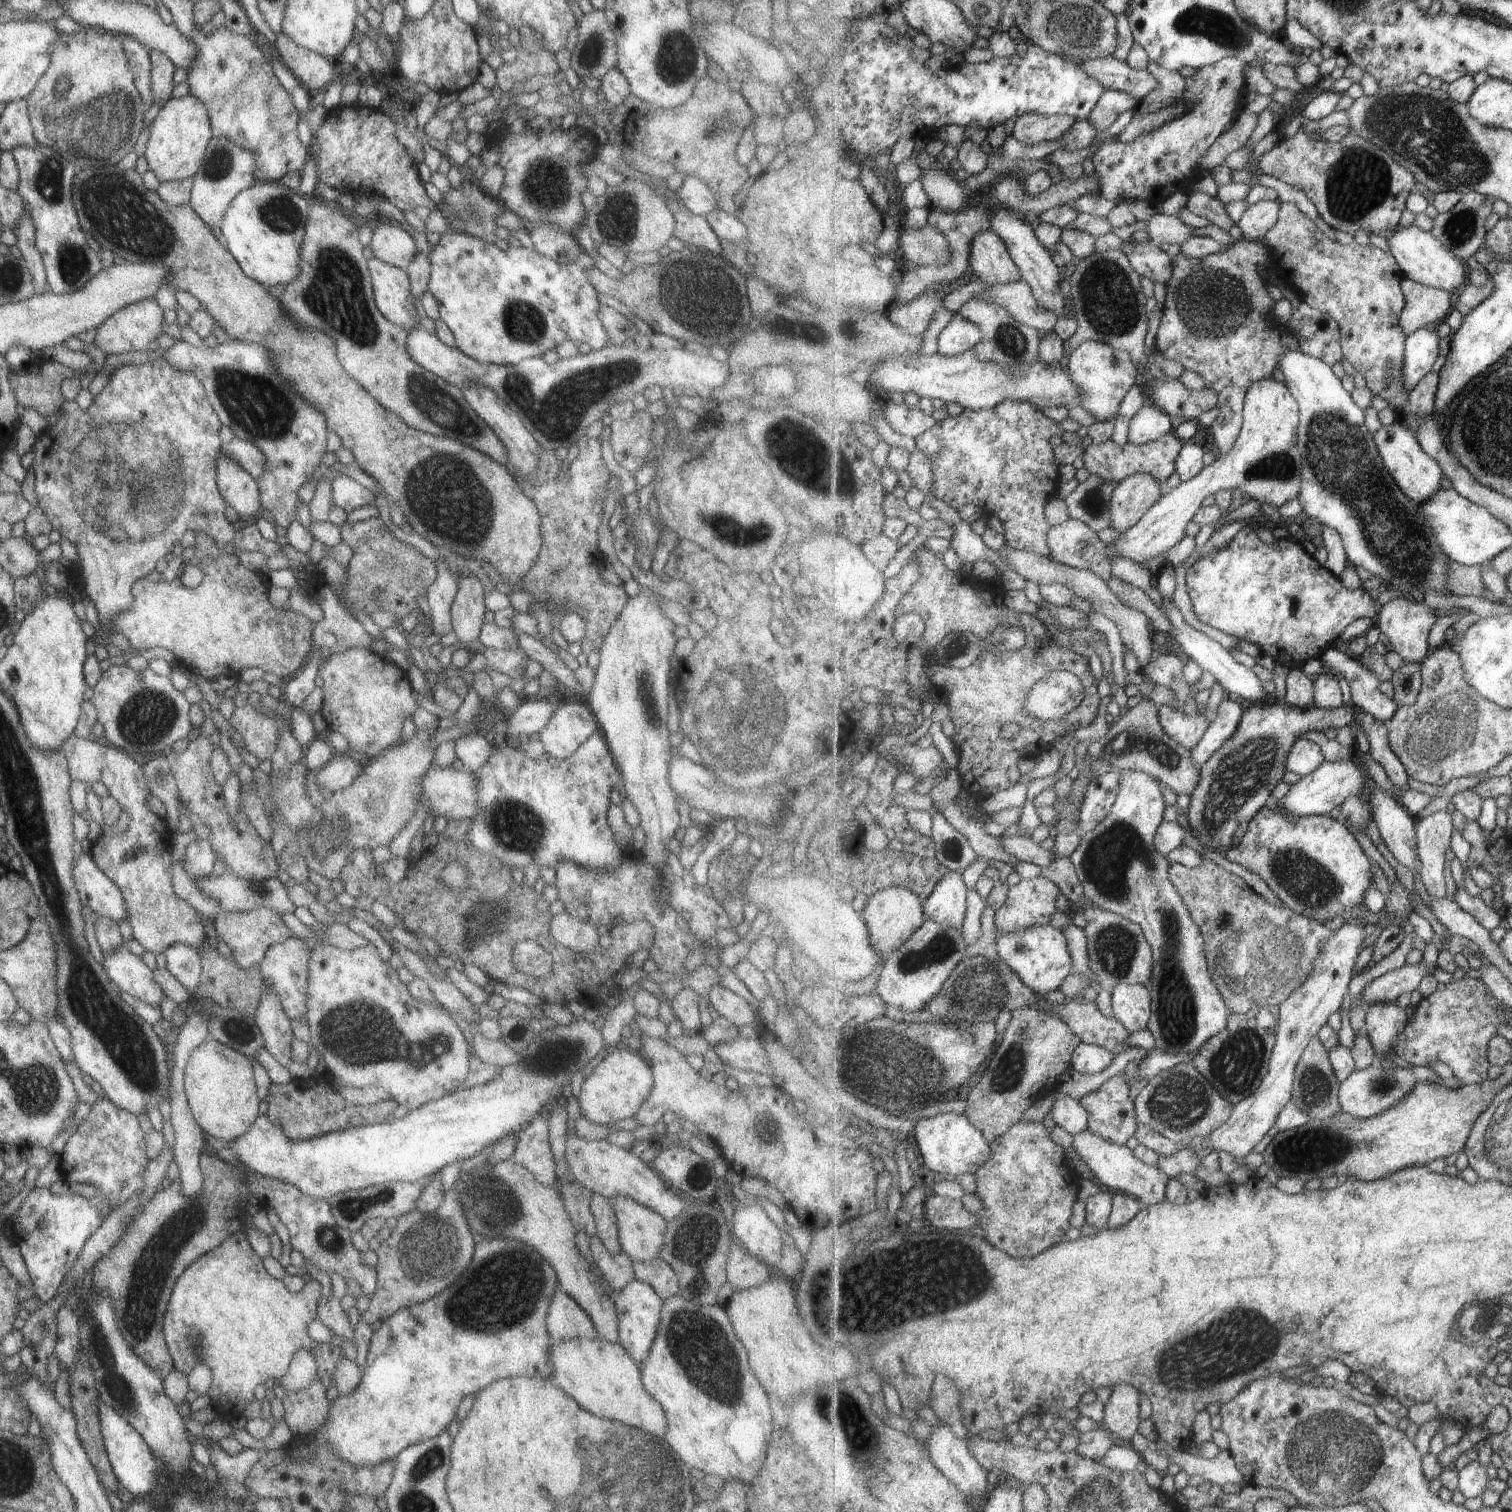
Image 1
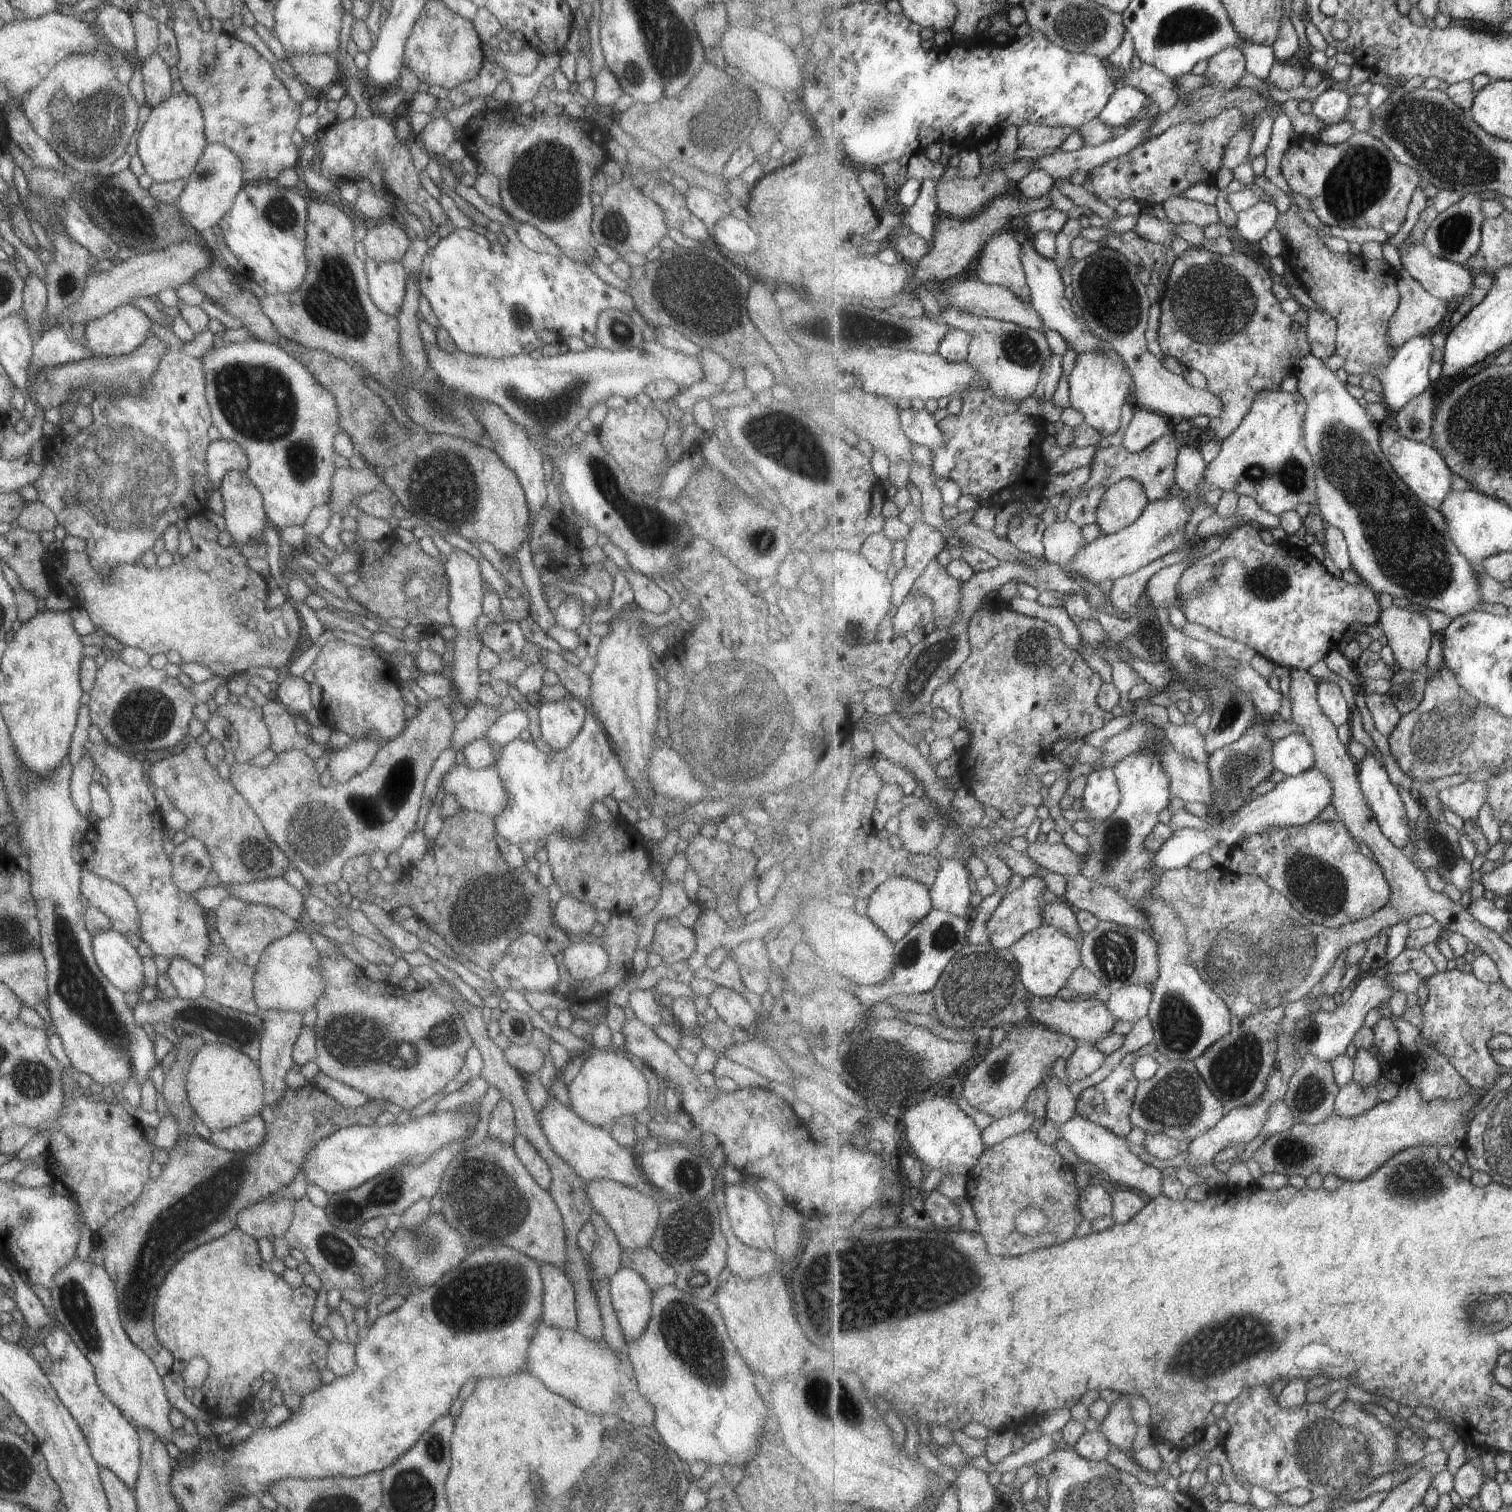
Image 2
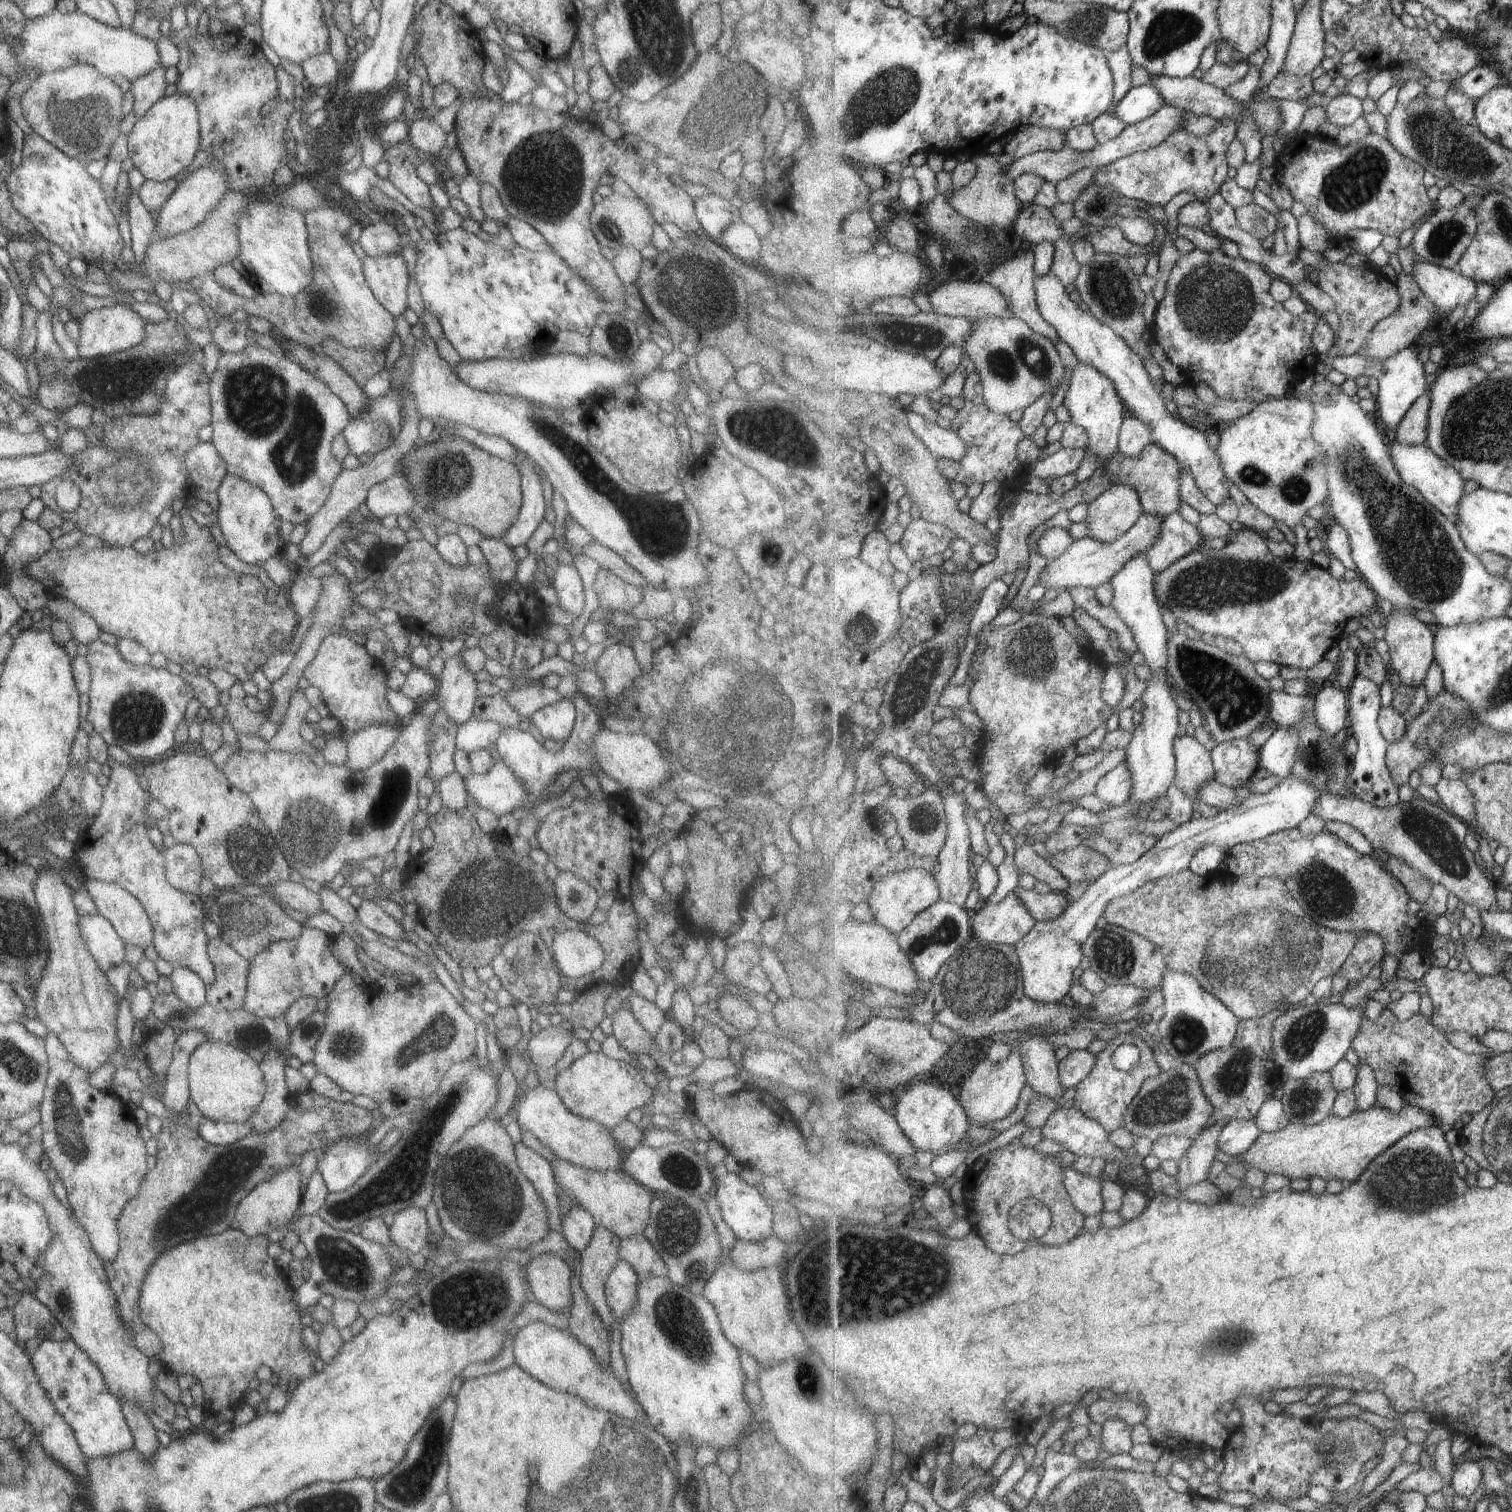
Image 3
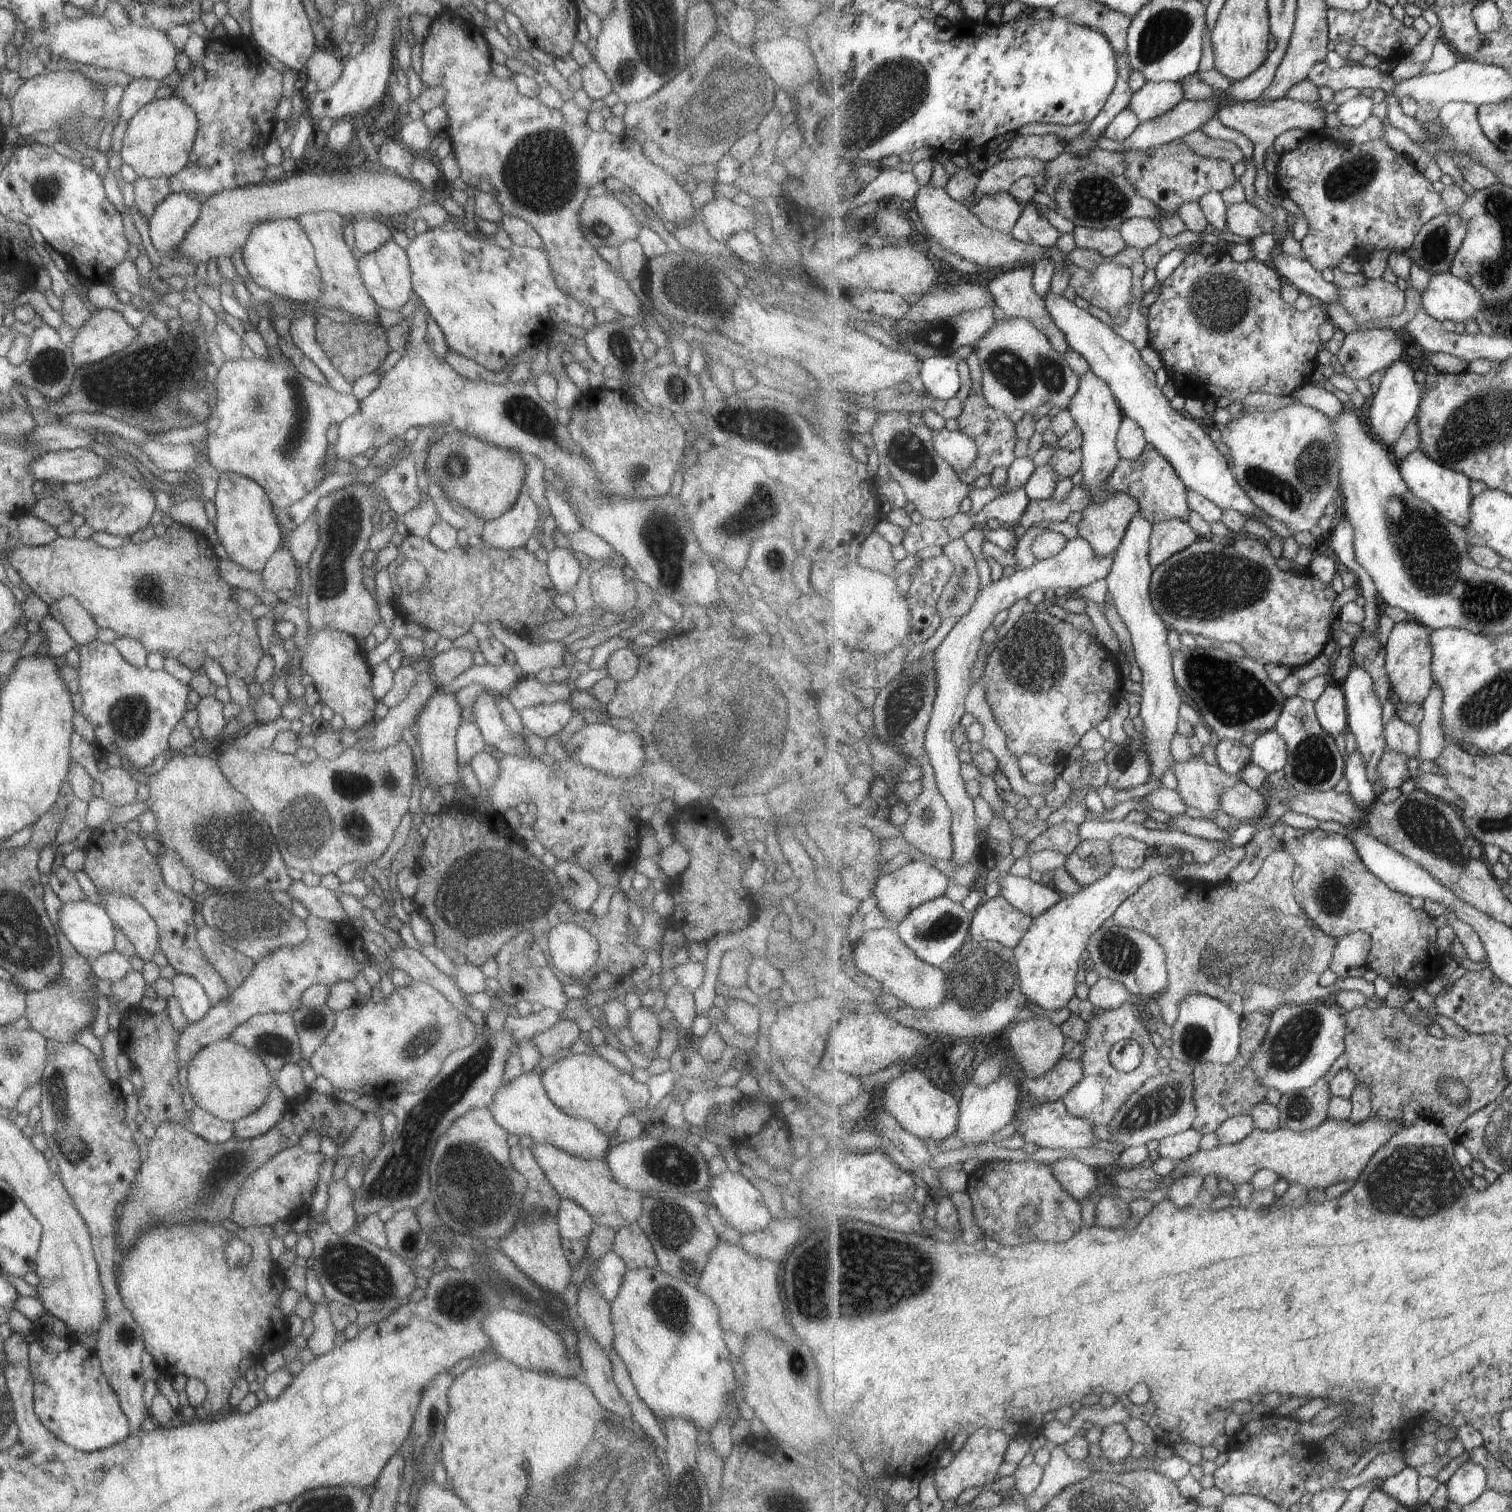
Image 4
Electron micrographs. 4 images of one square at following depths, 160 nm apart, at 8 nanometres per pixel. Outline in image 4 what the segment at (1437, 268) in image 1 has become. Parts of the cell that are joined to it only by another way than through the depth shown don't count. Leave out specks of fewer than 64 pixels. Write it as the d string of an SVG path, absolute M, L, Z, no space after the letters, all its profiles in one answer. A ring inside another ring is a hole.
M1451 271L1432 275L1422 299L1424 310L1441 322L1475 319L1479 308L1485 306L1481 292Z

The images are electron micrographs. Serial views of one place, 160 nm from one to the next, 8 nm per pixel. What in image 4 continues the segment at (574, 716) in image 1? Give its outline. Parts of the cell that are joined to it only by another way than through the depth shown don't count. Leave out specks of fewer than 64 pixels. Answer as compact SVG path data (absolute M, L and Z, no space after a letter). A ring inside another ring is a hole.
M557 701L522 708L518 715L525 731L547 739L552 734L557 734L576 710L569 703Z

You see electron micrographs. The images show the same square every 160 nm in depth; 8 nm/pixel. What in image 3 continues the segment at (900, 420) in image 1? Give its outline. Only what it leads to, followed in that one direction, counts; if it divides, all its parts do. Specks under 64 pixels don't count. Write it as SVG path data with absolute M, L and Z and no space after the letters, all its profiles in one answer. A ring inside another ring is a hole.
M907 412L909 427L939 460L962 460L967 455L967 444L953 430L945 430L939 424L927 420L921 414Z

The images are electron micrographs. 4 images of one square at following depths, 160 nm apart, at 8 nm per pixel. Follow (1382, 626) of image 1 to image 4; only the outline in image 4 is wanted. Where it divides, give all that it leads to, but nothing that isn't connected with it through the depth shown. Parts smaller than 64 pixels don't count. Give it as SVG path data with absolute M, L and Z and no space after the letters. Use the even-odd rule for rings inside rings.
M1399 621L1386 642L1386 669L1392 690L1401 701L1423 704L1436 684L1432 670L1434 650L1431 635L1434 629L1417 621Z

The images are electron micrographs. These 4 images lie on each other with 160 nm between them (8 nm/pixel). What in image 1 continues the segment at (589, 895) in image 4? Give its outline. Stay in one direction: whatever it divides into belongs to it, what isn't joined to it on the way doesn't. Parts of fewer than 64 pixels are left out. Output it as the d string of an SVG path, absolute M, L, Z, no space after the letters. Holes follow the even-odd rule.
M563 912L550 919L548 935L564 948L574 952L587 952L592 956L598 951L598 935L591 922L573 918Z

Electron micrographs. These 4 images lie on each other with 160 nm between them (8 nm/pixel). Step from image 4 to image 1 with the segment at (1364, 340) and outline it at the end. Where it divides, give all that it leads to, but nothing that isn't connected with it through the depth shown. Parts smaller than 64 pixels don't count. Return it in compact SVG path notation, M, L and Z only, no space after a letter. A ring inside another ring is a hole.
M1406 278L1402 281L1402 290L1407 305L1399 324L1407 336L1429 324L1437 326L1445 322L1451 313L1453 298L1447 290L1423 286L1422 283Z

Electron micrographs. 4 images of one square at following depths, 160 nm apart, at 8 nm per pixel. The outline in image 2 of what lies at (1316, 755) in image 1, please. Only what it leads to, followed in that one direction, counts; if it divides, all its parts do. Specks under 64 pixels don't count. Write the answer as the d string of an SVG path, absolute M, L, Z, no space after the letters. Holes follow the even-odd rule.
M1293 732L1274 743L1274 768L1285 776L1298 776L1315 767L1313 746L1302 733Z

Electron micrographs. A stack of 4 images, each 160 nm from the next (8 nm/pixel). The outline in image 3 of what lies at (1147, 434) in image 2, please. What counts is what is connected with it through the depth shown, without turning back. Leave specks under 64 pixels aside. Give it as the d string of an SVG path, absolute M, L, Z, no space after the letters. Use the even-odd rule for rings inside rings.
M1136 417L1126 419L1119 442L1120 453L1135 457L1152 443L1154 443L1152 430L1143 420Z

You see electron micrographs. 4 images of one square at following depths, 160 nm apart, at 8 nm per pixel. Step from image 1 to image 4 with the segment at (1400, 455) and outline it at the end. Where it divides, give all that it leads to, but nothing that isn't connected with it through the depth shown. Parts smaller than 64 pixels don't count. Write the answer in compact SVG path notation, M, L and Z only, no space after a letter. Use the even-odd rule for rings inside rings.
M1423 446L1412 452L1405 460L1398 462L1398 464L1402 477L1415 493L1415 496L1434 506L1435 510L1447 520L1465 528L1470 524L1470 508L1475 497L1471 494L1471 479L1466 474L1435 462L1423 450Z

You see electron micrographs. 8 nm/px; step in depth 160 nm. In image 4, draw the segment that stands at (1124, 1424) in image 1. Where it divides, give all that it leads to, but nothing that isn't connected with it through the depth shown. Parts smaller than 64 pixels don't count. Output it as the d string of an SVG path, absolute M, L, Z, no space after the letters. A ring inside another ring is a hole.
M1123 1423L1112 1424L1104 1427L1104 1433L1100 1442L1101 1456L1111 1463L1123 1462L1130 1458L1134 1440L1128 1433Z

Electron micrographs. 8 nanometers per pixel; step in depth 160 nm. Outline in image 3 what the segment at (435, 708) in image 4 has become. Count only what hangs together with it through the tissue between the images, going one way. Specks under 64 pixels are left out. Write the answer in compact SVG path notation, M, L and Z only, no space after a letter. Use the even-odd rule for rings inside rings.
M458 655L444 657L444 666L439 676L437 692L430 698L439 704L440 710L458 726L472 717L475 700L478 698L475 676L462 666Z

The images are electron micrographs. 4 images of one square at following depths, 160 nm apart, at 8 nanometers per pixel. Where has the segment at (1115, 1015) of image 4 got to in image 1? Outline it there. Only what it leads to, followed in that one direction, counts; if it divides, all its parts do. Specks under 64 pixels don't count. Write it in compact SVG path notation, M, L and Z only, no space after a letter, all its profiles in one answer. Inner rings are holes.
M1123 1072L1103 1083L1099 1089L1083 1096L1081 1105L1089 1112L1089 1126L1101 1138L1107 1138L1116 1144L1127 1144L1129 1138L1136 1137L1139 1128L1138 1115L1133 1098L1129 1096L1128 1080Z

